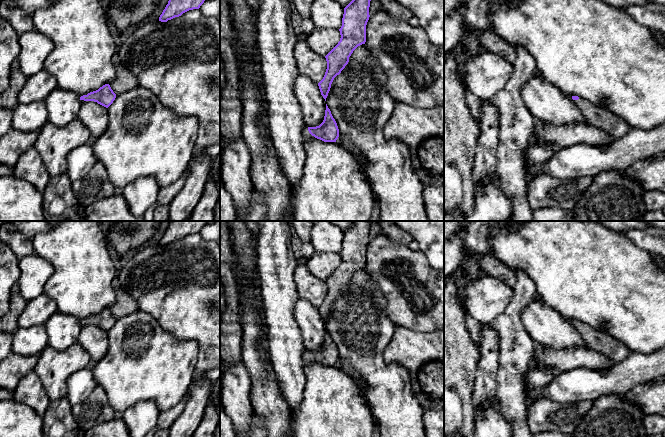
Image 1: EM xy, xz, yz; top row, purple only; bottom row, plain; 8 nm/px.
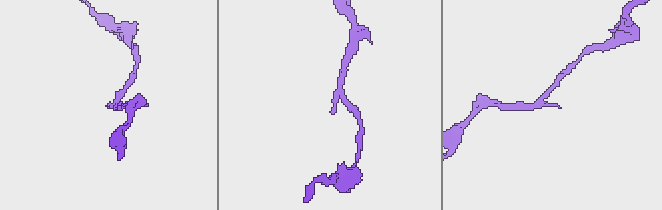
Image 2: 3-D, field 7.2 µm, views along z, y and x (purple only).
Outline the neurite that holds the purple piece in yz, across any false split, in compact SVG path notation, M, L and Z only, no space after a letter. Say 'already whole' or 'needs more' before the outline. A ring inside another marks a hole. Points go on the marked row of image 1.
needs more; M572 96L572 99L584 114L588 124L604 130L613 139L624 136L632 129L625 120L608 109L578 96Z

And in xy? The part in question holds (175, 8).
already whole; M169 0L159 17L159 21L167 22L175 17L181 16L189 10L199 9L204 1L205 0Z

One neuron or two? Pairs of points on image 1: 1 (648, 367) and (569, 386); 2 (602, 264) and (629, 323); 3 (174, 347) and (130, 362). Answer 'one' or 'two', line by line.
1: one
2: one
3: one

